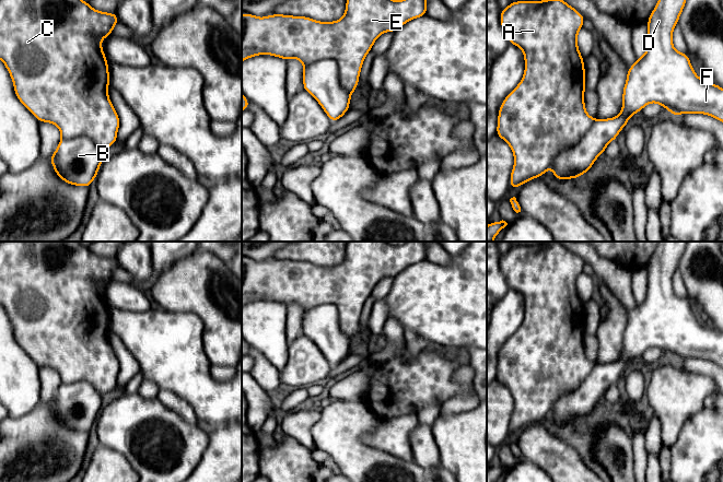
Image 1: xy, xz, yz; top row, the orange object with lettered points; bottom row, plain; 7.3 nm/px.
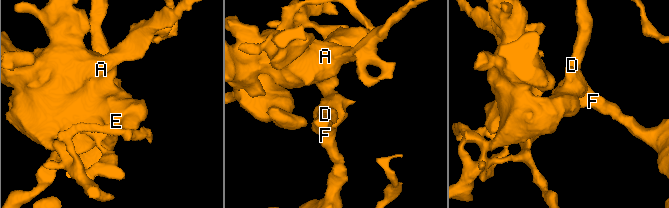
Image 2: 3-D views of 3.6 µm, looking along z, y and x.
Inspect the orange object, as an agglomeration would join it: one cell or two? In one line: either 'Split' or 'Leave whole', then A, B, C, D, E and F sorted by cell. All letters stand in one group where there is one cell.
Leave whole. Groups: A B C D E F

